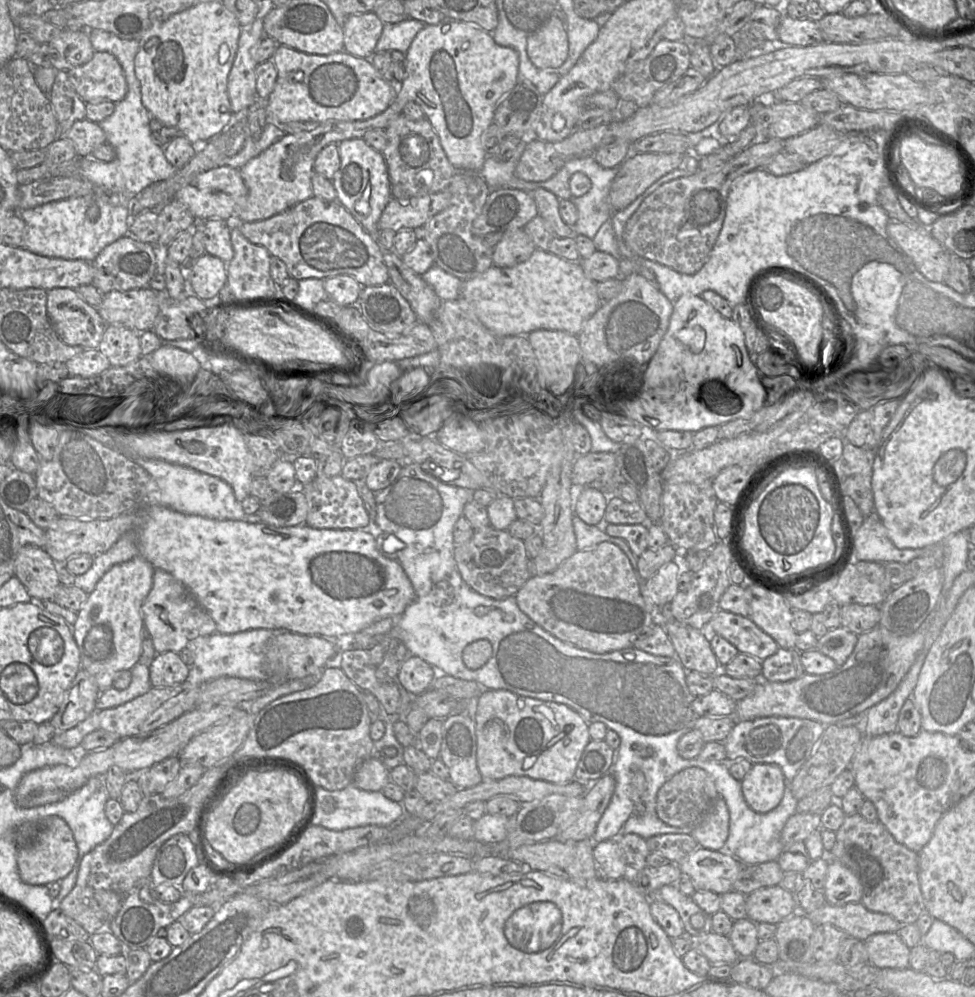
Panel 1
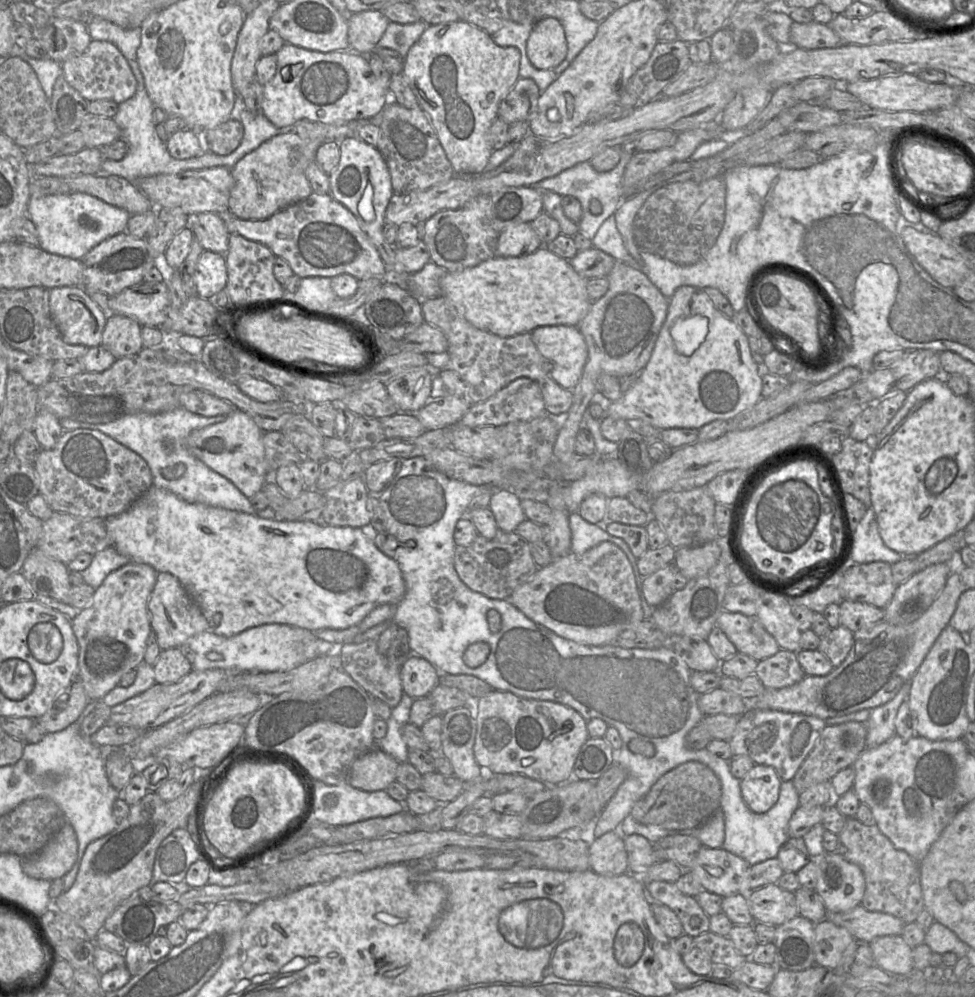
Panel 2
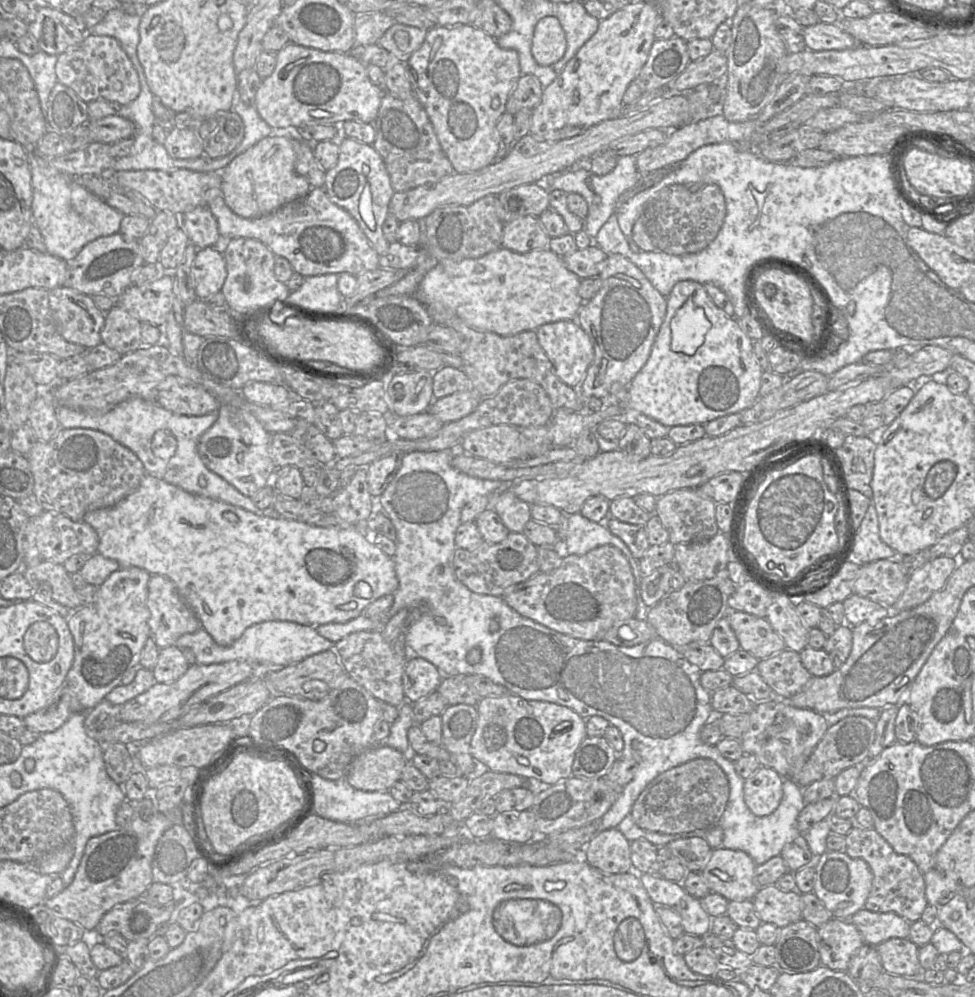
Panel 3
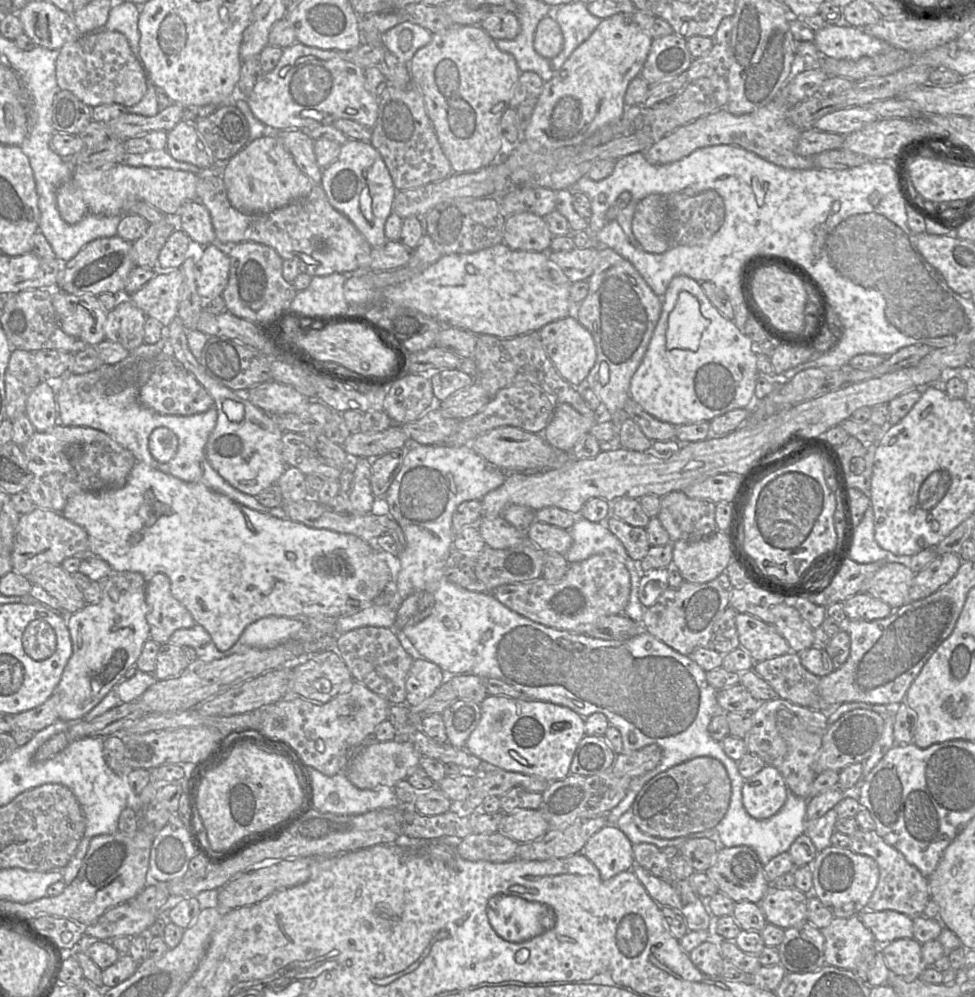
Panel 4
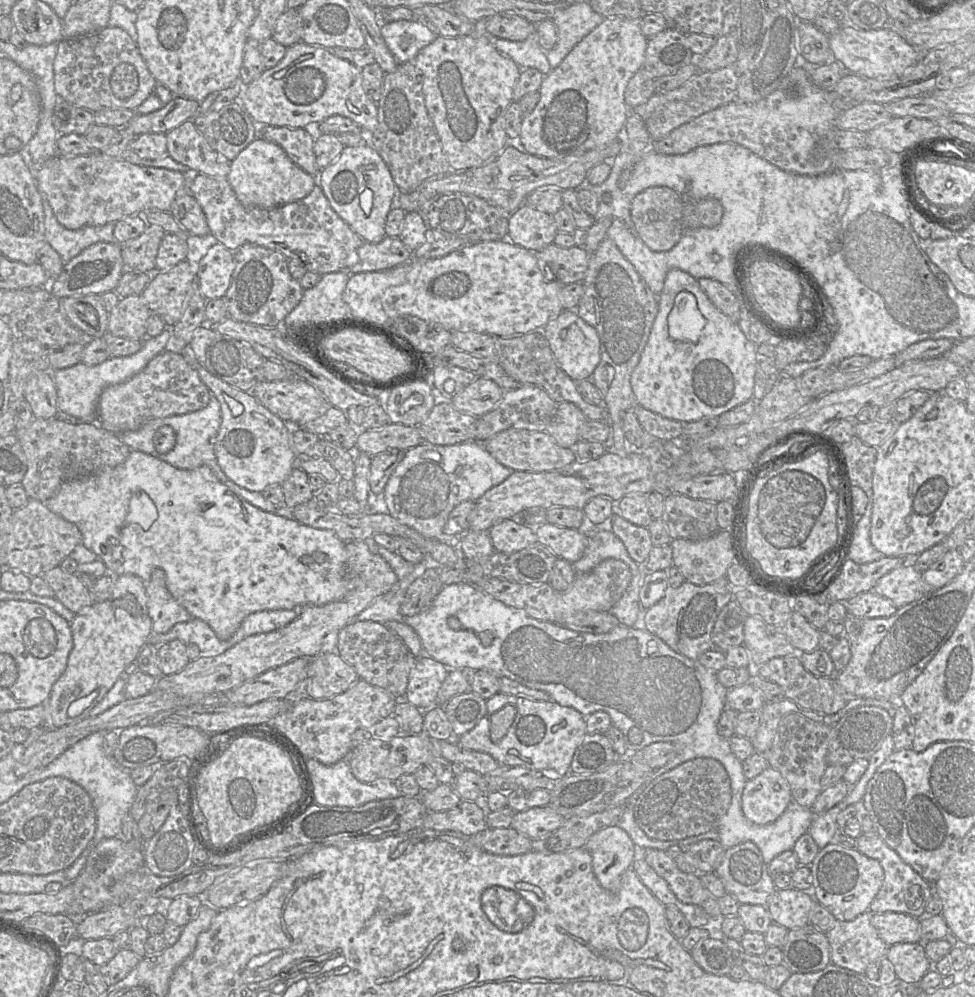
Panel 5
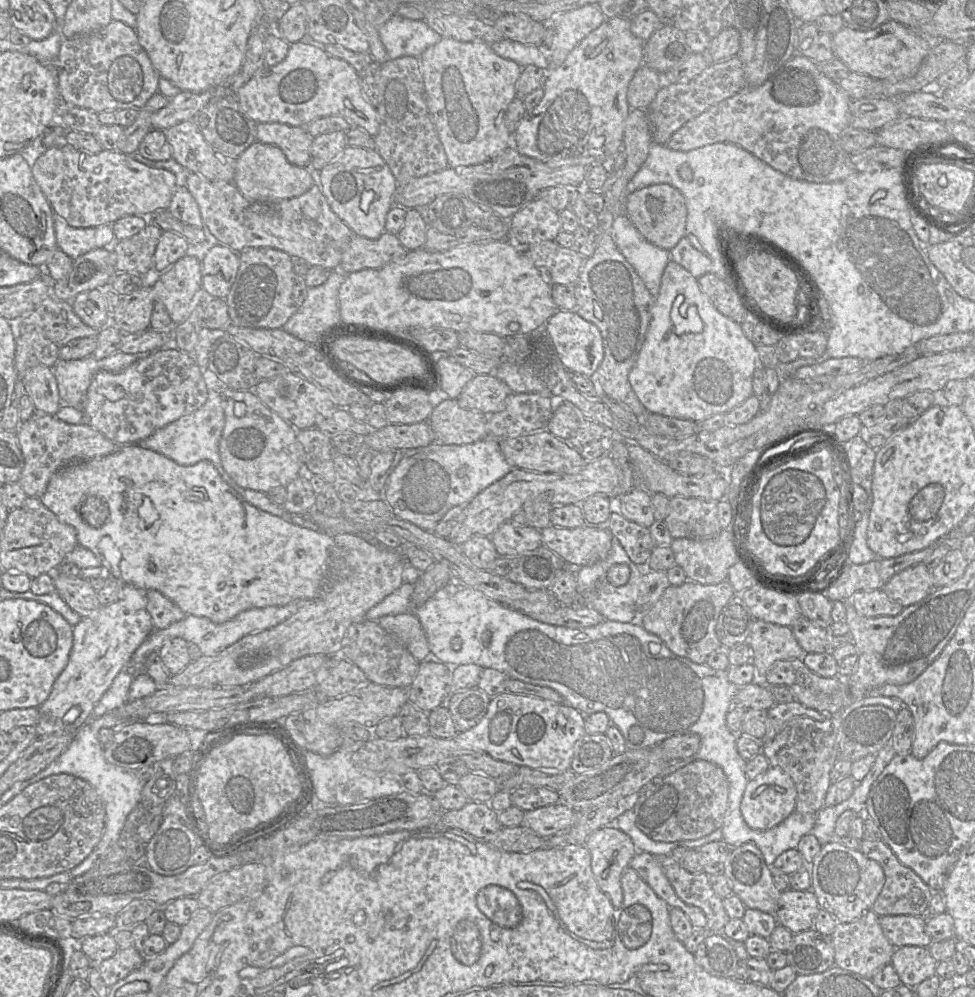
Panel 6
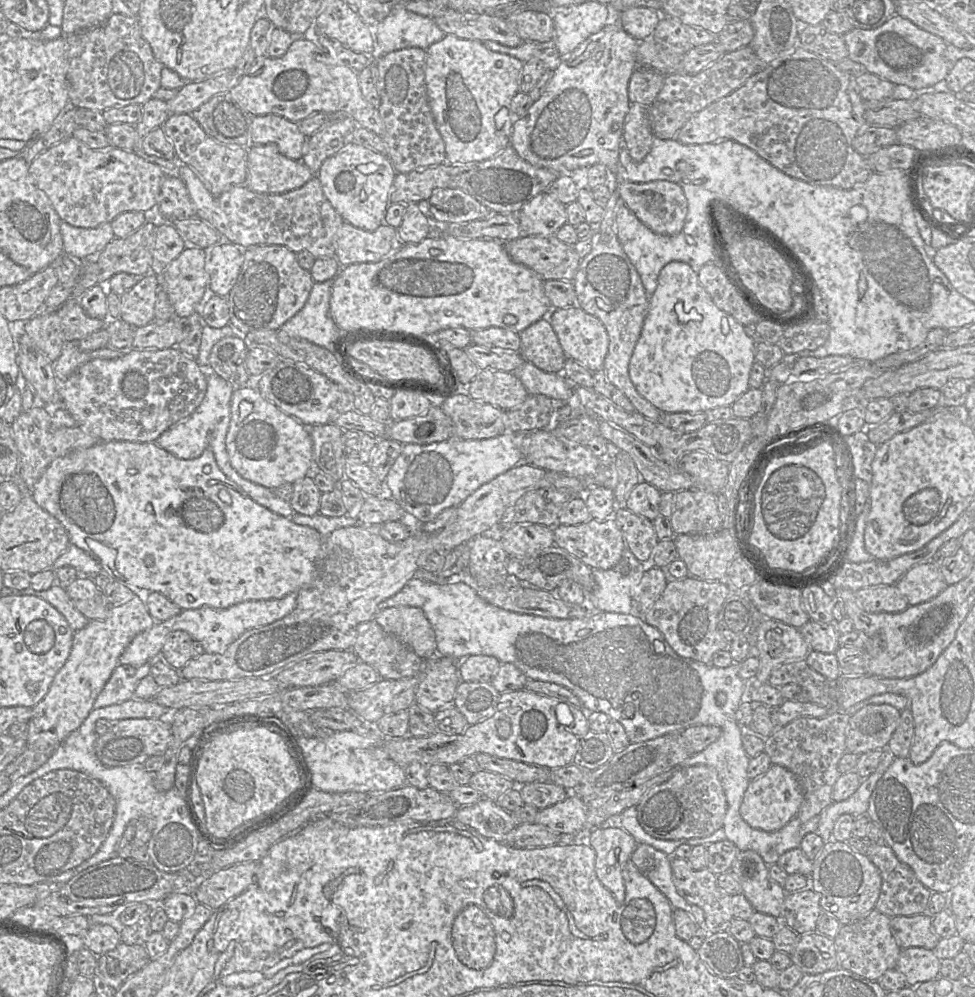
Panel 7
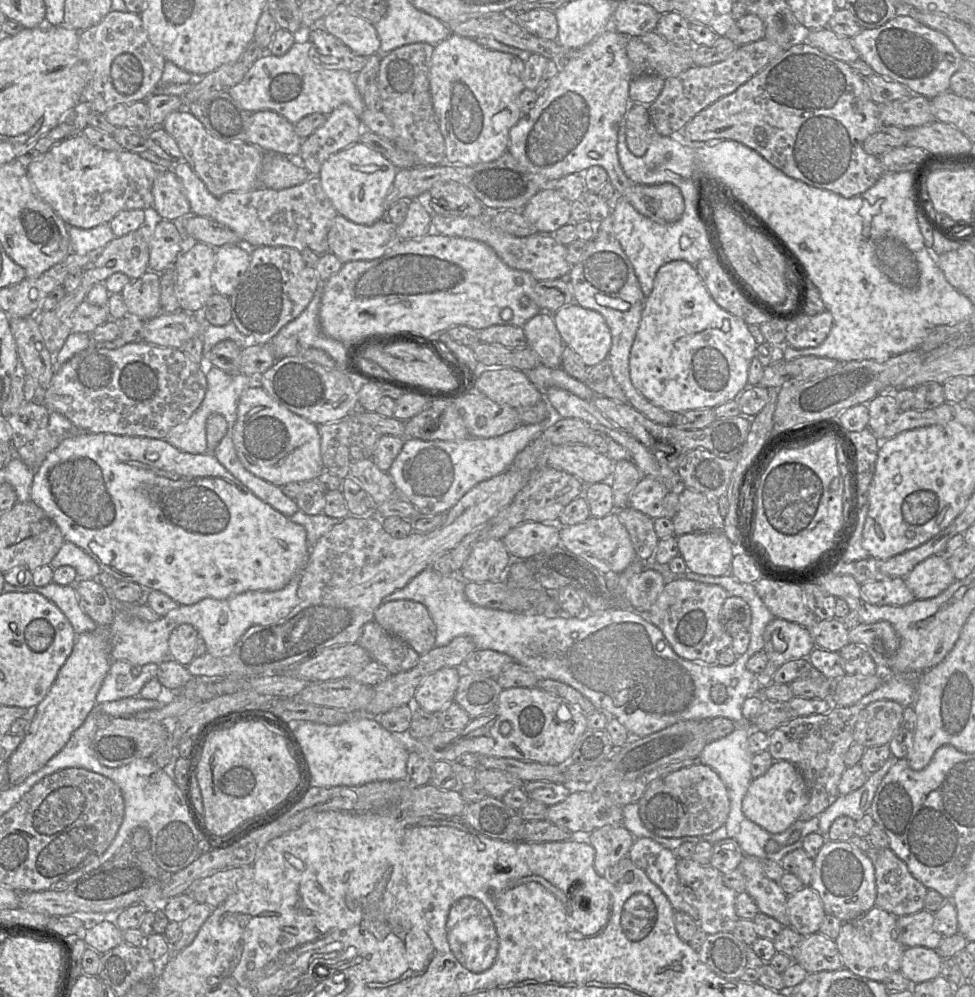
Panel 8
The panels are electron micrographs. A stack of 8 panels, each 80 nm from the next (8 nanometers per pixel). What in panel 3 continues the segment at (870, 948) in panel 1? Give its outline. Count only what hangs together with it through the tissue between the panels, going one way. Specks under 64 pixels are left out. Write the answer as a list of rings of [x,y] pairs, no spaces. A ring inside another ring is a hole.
[[[891,938],[876,947],[885,972],[904,977],[921,976],[920,947],[908,938]]]

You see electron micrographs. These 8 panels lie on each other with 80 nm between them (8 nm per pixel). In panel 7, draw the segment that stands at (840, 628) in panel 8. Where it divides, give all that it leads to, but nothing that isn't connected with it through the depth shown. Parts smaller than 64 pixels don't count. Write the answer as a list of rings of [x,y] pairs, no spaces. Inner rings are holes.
[[[810,620],[799,631],[810,645],[812,650],[821,653],[835,653],[839,645],[841,632],[837,626],[838,622],[818,623]]]

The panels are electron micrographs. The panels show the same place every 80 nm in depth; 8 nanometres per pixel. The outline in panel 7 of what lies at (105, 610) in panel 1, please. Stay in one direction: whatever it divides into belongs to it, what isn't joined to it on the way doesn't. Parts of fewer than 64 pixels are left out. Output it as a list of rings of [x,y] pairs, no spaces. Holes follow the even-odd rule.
[[[136,593],[129,602],[111,606],[104,620],[90,620],[84,628],[74,632],[67,661],[55,675],[45,697],[32,708],[32,717],[28,721],[27,748],[52,755],[88,717],[128,644],[155,623],[146,608],[143,593]]]

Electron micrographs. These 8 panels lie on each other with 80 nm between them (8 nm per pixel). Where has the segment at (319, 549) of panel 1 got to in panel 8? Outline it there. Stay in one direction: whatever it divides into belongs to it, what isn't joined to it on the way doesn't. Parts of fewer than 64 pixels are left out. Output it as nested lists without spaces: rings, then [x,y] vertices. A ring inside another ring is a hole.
[[[211,414],[209,416],[206,423],[208,451],[203,454],[182,452],[164,439],[78,432],[62,440],[47,455],[38,469],[35,469],[30,487],[30,500],[59,527],[65,541],[82,548],[98,563],[103,572],[119,581],[138,583],[147,591],[163,592],[179,605],[192,605],[204,598],[227,599],[247,591],[280,590],[306,565],[309,556],[306,530],[302,525],[292,522],[289,517],[256,497],[216,459],[213,450],[225,436],[227,428],[227,422],[222,415]]]

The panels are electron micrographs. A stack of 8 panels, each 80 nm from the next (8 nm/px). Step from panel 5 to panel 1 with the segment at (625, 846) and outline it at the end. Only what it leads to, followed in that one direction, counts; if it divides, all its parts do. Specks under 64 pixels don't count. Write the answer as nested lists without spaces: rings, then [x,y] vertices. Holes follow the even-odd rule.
[[[607,839],[595,843],[593,858],[598,876],[606,879],[620,879],[628,876],[624,855],[617,839]]]

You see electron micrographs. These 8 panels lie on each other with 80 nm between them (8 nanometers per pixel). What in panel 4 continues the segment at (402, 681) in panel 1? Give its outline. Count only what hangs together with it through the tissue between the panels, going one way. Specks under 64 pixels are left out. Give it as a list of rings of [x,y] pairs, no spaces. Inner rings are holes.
[[[423,657],[414,659],[406,678],[406,702],[409,707],[417,707],[447,679],[442,669]]]

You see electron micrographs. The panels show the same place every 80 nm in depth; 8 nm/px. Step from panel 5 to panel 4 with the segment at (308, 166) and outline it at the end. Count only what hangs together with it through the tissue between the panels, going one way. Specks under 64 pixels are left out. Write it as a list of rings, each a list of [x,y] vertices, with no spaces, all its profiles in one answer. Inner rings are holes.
[[[300,129],[282,130],[278,137],[297,167],[315,184],[320,185],[323,169],[316,160],[314,141]]]

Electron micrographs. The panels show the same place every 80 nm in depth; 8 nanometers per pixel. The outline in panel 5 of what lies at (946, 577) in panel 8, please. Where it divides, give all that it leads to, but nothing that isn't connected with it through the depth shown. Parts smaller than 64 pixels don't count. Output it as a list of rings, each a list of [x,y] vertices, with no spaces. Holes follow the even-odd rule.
[[[902,565],[880,578],[873,591],[902,608],[924,594],[922,572],[914,565]]]

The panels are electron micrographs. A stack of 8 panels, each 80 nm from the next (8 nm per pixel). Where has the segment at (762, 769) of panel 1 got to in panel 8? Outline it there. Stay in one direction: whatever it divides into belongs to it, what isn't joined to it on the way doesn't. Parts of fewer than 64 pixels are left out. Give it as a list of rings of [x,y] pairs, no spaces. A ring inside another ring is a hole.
[[[786,760],[773,762],[768,771],[752,779],[742,801],[743,814],[769,833],[781,833],[791,826],[809,802],[808,788],[798,769]]]

